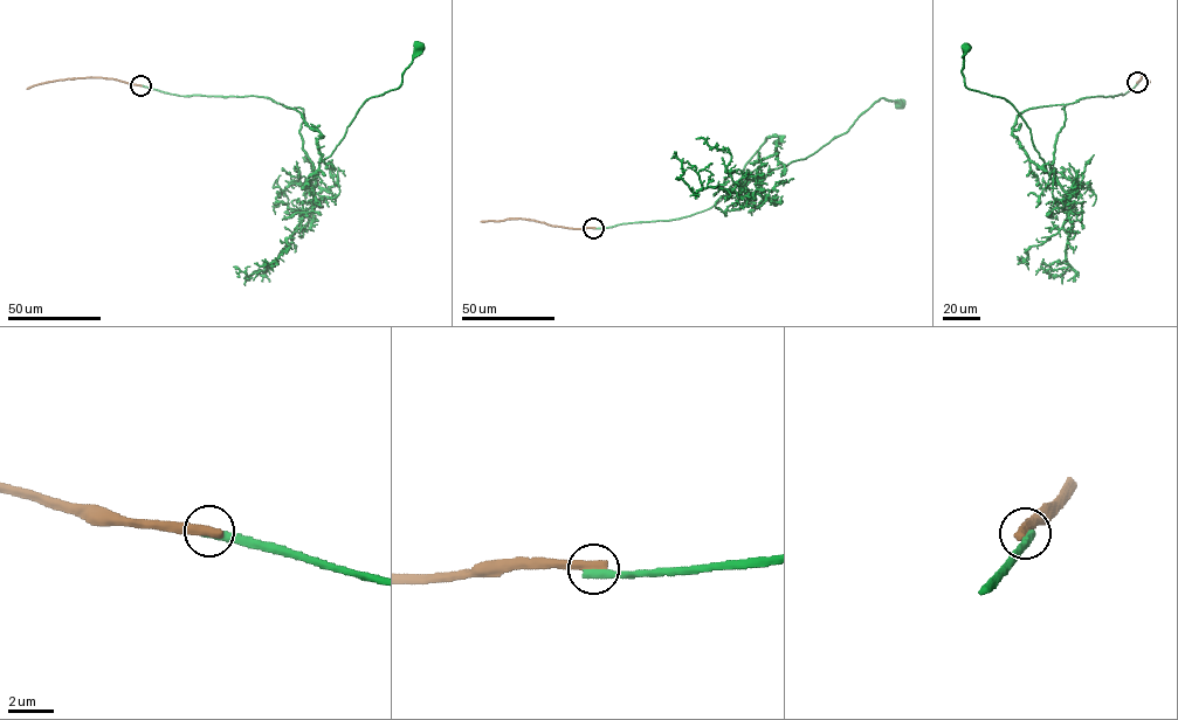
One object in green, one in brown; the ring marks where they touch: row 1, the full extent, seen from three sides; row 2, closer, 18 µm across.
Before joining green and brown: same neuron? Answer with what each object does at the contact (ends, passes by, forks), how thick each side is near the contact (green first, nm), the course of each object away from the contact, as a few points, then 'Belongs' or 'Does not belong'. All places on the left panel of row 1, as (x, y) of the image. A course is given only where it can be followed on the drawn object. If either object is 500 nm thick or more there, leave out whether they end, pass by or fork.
Thickness 440 nm (green) against 500 nm. Course of green: (140, 85), (180, 96), (256, 96), (300, 108), (303, 150), (315, 179), (358, 109), (399, 85), (420, 44). Course of brown: (140, 85), (89, 77), (50, 81), (27, 89). Does not belong

